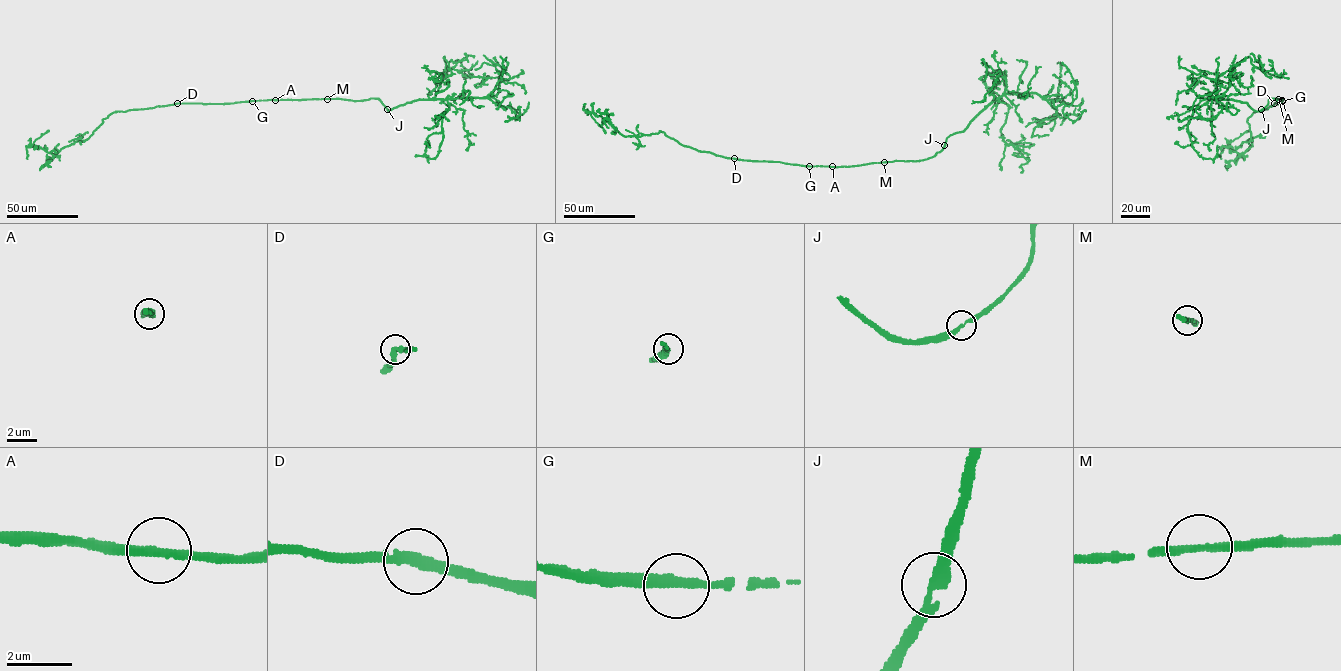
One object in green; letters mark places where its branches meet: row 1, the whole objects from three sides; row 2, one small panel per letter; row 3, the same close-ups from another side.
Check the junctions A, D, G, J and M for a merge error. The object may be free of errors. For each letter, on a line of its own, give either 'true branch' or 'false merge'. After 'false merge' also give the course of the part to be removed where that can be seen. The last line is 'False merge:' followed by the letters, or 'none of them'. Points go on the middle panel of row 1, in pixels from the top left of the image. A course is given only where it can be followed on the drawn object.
A: true branch
D: true branch
G: true branch
J: true branch
M: true branch
False merge: none of them

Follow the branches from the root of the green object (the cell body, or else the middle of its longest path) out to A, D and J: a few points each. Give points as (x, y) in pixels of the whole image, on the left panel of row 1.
A: (291, 100), (275, 100)
D: (291, 100), (177, 103)
J: (291, 100), (378, 98), (387, 110)

